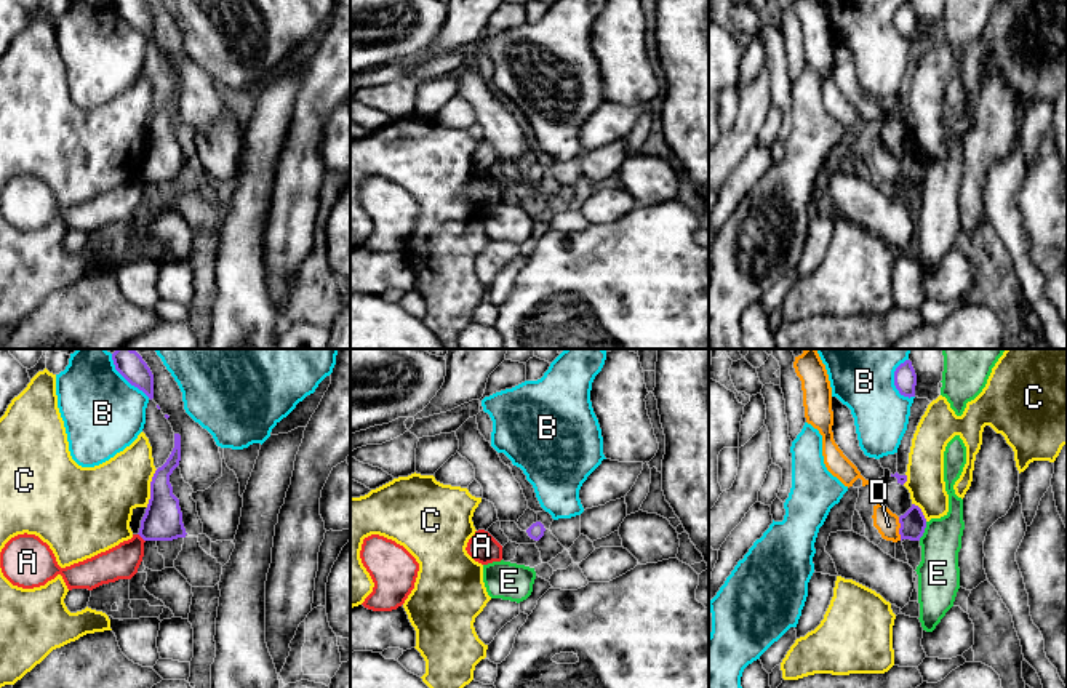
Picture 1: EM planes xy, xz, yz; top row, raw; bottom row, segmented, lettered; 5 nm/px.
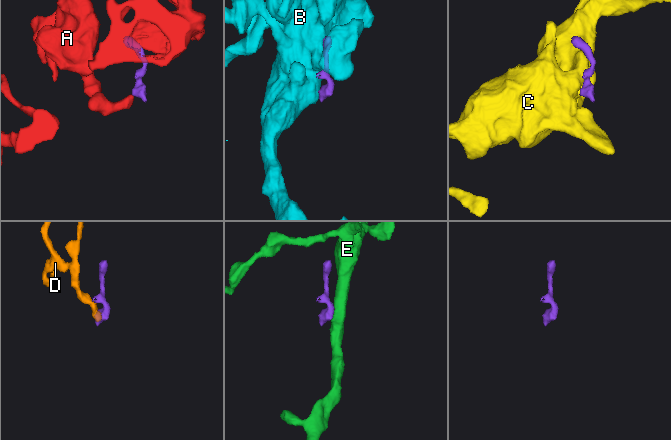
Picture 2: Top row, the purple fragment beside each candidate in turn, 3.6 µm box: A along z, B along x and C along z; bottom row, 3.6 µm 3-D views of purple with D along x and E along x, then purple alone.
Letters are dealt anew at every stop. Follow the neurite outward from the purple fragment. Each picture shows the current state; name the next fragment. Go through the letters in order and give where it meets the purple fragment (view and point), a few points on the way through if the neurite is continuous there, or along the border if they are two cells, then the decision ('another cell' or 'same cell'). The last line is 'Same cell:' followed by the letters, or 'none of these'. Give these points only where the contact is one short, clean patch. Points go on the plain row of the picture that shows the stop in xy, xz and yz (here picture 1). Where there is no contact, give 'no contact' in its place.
A: contact xy (141, 178); border xy (138, 175), (144, 183); another cell
B: contact yz (895, 21); another cell
C: contact xy (151, 130); border xy (157, 111), (146, 148); another cell
D: contact yz (899, 170); border yz (898, 159), (901, 181); another cell
E: contact yz (923, 173); border yz (927, 164), (925, 173), (919, 181); another cell
Same cell: none of these

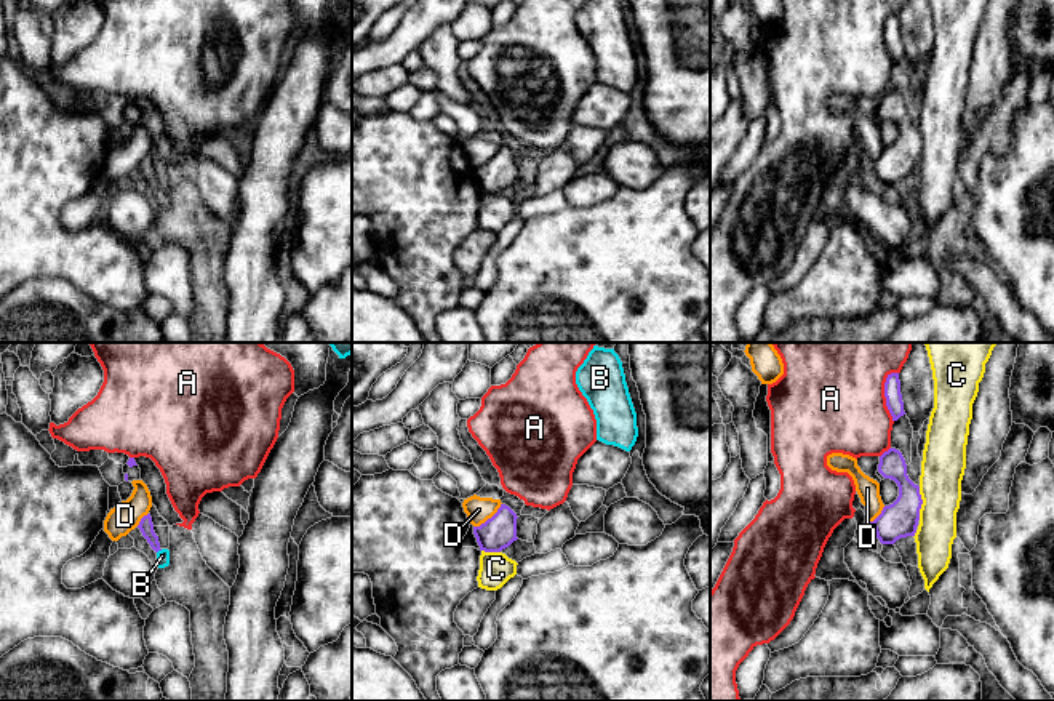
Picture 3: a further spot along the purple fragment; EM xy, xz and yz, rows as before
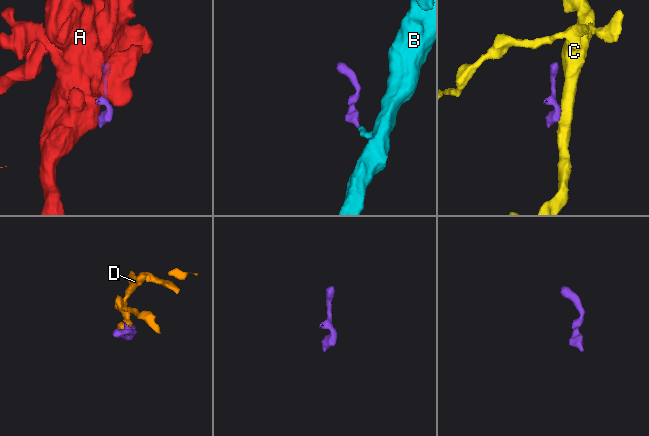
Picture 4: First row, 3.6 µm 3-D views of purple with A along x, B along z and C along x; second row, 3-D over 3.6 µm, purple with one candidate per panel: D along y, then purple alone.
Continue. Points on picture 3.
A: contact yz (885, 36); another cell
B: contact xy (159, 191); way xy (146, 167), (159, 191), (162, 197); same cell
C: contact yz (922, 144); border yz (918, 128), (922, 141), (920, 160); another cell
D: contact xz (488, 160); border xz (501, 144), (490, 159), (474, 168); another cell
Same cell: B

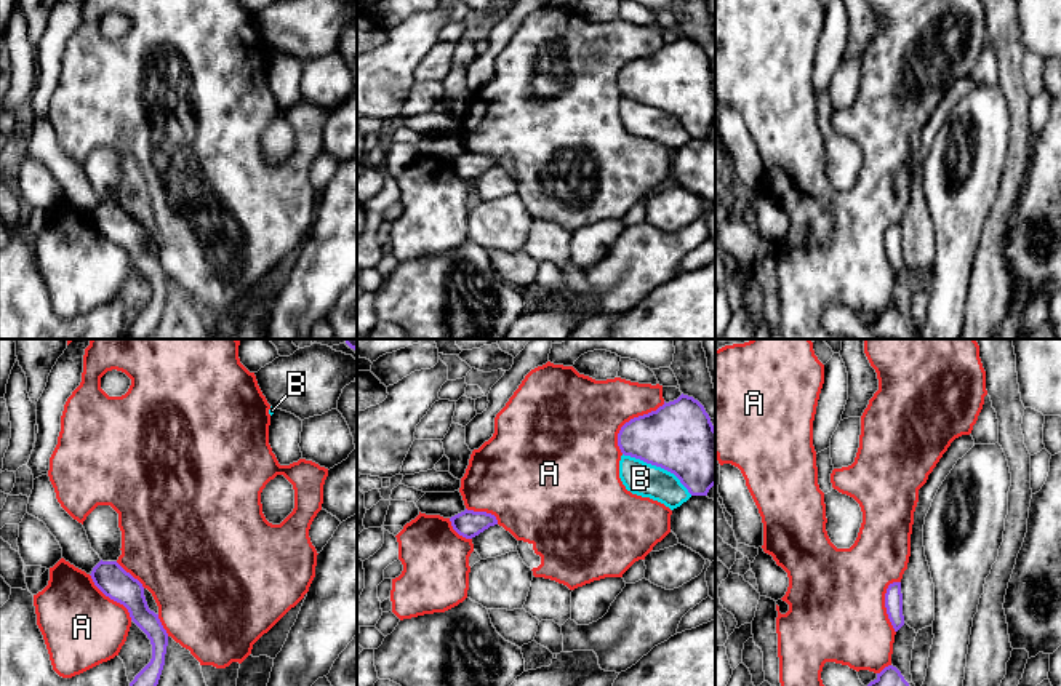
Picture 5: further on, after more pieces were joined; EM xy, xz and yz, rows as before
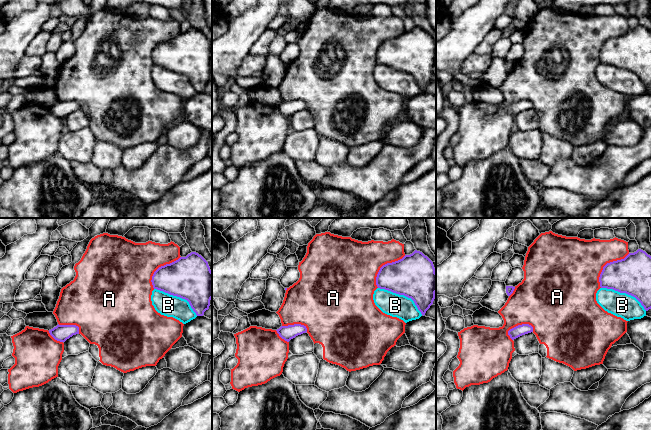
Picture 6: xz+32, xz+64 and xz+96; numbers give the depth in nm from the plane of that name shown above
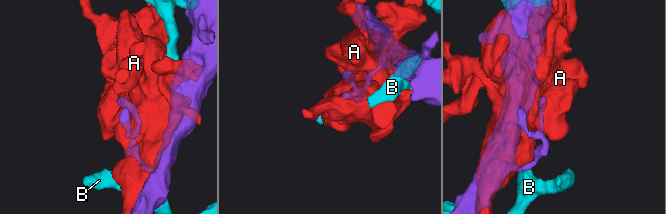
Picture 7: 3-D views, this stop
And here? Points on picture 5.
A: contact xz (631, 61); another cell
B: contact xz (658, 107); another cell
Same cell: none of these

